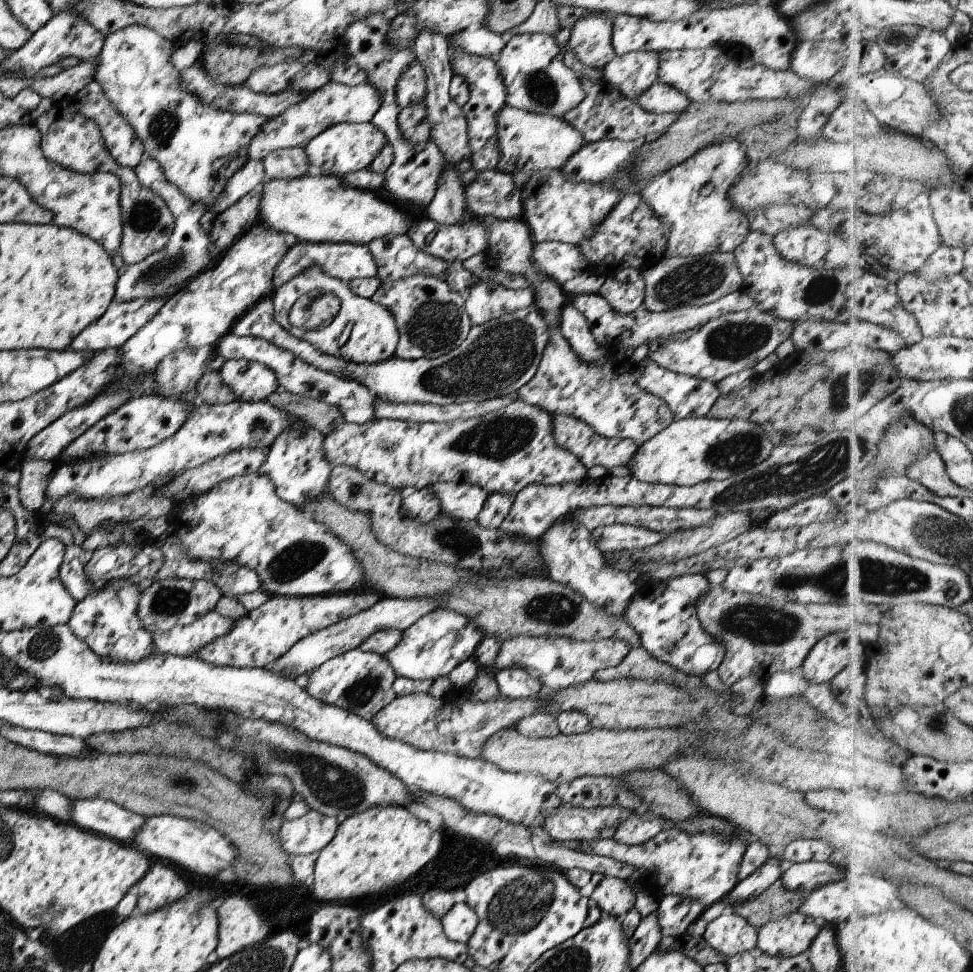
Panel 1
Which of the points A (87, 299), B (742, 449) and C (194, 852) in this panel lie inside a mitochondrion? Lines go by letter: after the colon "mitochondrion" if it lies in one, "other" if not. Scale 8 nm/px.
A: other
B: mitochondrion
C: other

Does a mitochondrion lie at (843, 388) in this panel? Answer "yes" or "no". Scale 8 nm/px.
yes

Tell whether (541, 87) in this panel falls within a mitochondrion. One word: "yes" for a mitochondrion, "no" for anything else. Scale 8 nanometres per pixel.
yes

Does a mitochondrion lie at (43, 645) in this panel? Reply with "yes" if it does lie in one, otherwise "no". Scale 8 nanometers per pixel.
yes

